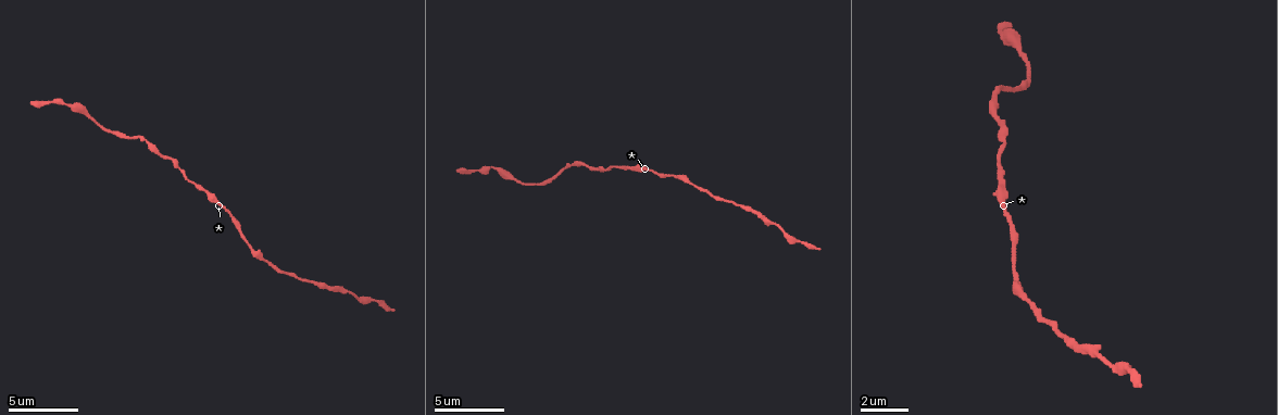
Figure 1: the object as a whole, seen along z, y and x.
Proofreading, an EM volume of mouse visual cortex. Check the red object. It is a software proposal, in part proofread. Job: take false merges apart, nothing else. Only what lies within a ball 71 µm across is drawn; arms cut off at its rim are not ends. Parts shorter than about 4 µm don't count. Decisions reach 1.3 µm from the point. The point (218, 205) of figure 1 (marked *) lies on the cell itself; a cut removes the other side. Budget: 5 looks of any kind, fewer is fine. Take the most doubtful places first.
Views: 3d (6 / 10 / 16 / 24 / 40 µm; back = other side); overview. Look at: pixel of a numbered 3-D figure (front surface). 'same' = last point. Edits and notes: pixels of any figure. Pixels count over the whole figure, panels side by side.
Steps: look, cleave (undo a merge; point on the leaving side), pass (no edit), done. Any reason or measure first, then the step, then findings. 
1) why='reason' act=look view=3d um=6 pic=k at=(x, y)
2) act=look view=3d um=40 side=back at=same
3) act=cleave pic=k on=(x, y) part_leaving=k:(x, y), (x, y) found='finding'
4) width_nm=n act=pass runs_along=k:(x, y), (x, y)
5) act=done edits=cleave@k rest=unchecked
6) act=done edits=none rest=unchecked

why='sudden change in width' act=look view=3d um=6 pic=1 at=(603, 169)

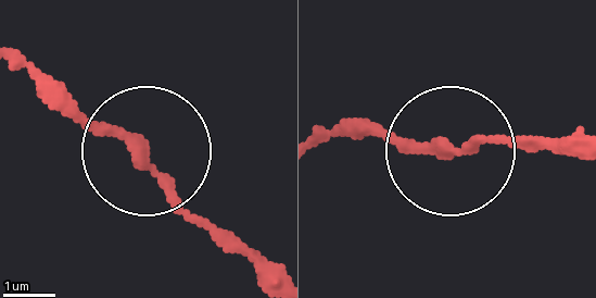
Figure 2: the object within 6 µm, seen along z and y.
act=pass runs_along=2:(274, 281), (18, 51) found='continuous, no second cell'

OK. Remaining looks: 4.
why='sudden change in width' act=look view=3d um=16 pic=1 at=(1031, 306)

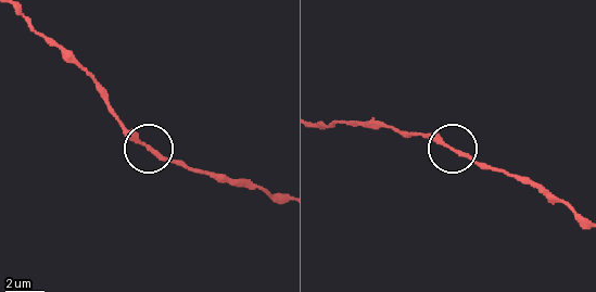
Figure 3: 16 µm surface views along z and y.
width_nm=200 act=pass runs_along=3:(79, 67), (112, 115), (141, 144), (184, 166) found='continuous, no second cell'

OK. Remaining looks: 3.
why='thick turns thin' act=look view=3d um=6 pic=1 at=(542, 184)

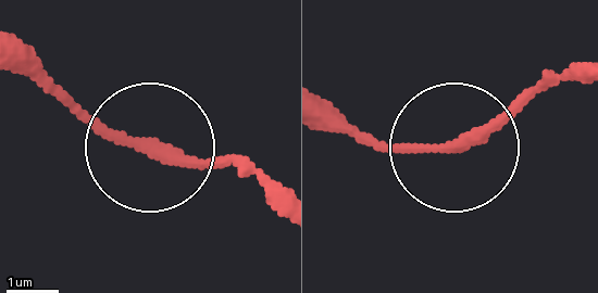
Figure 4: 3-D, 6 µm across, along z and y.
width_nm=220 act=pass runs_along=4:(587, 80), (535, 89), (444, 144), (332, 131) found='one cell here'

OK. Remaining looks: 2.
act=done edits=none rest=unchecked

